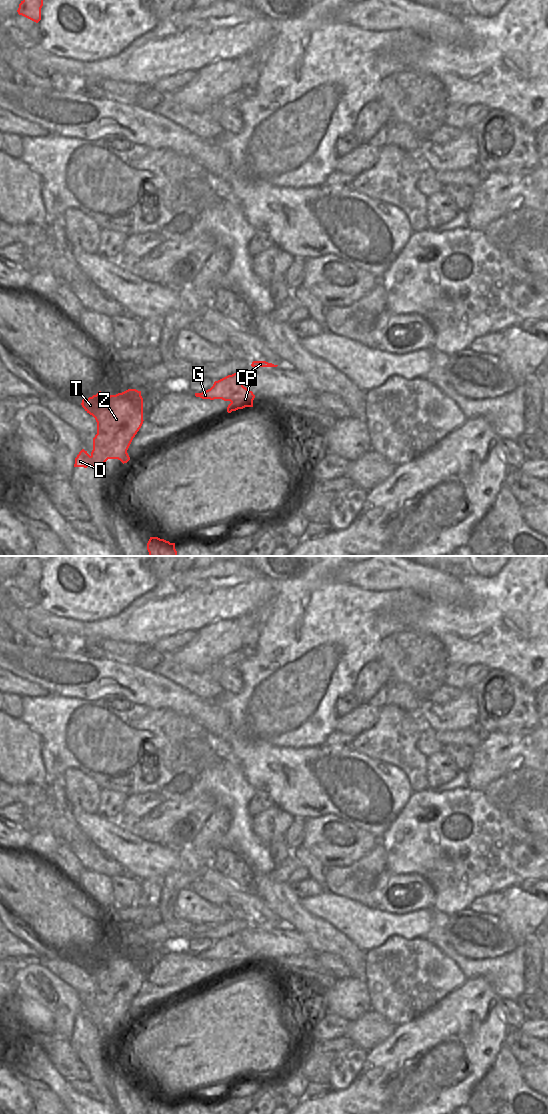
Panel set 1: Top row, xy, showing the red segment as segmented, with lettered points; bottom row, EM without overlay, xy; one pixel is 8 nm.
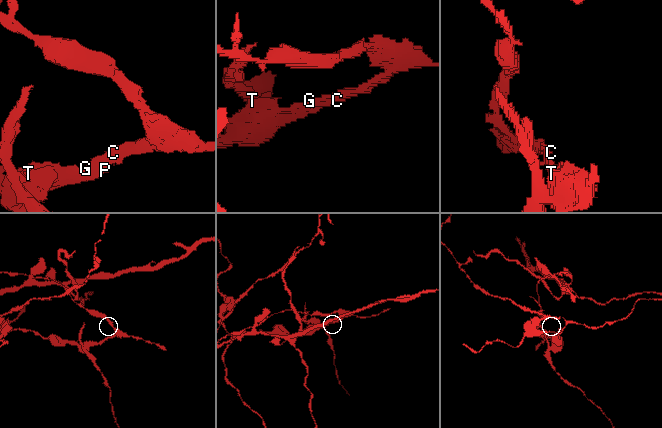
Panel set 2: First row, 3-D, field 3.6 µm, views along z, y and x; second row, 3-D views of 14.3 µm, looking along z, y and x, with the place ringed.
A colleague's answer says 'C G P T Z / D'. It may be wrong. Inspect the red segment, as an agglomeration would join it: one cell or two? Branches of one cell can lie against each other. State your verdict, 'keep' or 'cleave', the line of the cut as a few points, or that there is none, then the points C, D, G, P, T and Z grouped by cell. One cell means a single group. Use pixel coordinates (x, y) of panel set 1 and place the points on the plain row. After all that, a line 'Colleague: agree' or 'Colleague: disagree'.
cleave; cut xy (90, 1016), (92, 1022), (88, 1026); groups C G P T Z / D
Colleague: agree

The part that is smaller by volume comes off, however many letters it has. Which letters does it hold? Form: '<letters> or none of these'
D

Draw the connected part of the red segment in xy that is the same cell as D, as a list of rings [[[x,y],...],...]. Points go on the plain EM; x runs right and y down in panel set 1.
[[[82,1009],[79,1012],[79,1014],[77,1015],[77,1017],[75,1018],[74,1027],[84,1027],[84,1028],[87,1028],[92,1023],[93,1023],[93,1020],[90,1017],[90,1015],[87,1013],[87,1011]]]

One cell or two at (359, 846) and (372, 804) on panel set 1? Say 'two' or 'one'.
two

